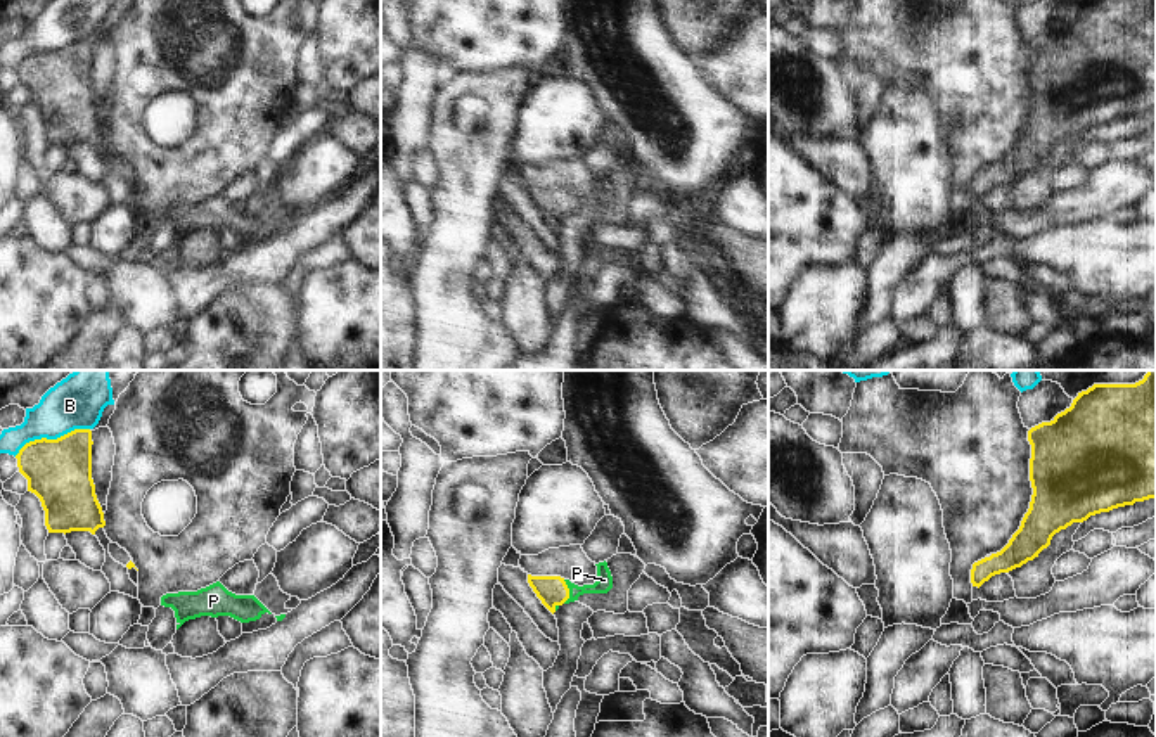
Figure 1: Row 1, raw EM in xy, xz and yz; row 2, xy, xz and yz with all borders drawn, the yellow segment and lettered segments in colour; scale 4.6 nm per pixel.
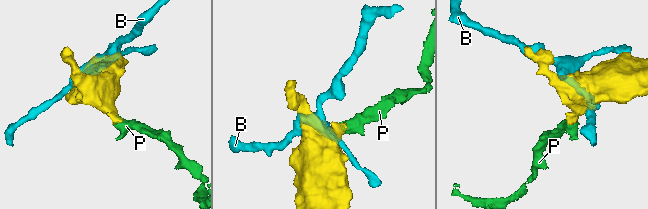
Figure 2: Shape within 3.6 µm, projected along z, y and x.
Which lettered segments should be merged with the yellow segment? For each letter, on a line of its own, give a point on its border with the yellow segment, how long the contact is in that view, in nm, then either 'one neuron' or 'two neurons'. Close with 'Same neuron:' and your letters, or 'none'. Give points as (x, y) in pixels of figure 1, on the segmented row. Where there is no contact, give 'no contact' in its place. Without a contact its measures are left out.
B: contact xy (51, 440); length 380 nm; two neurons
P: contact xz (568, 592); length 110 nm; one neuron
Same neuron: P

